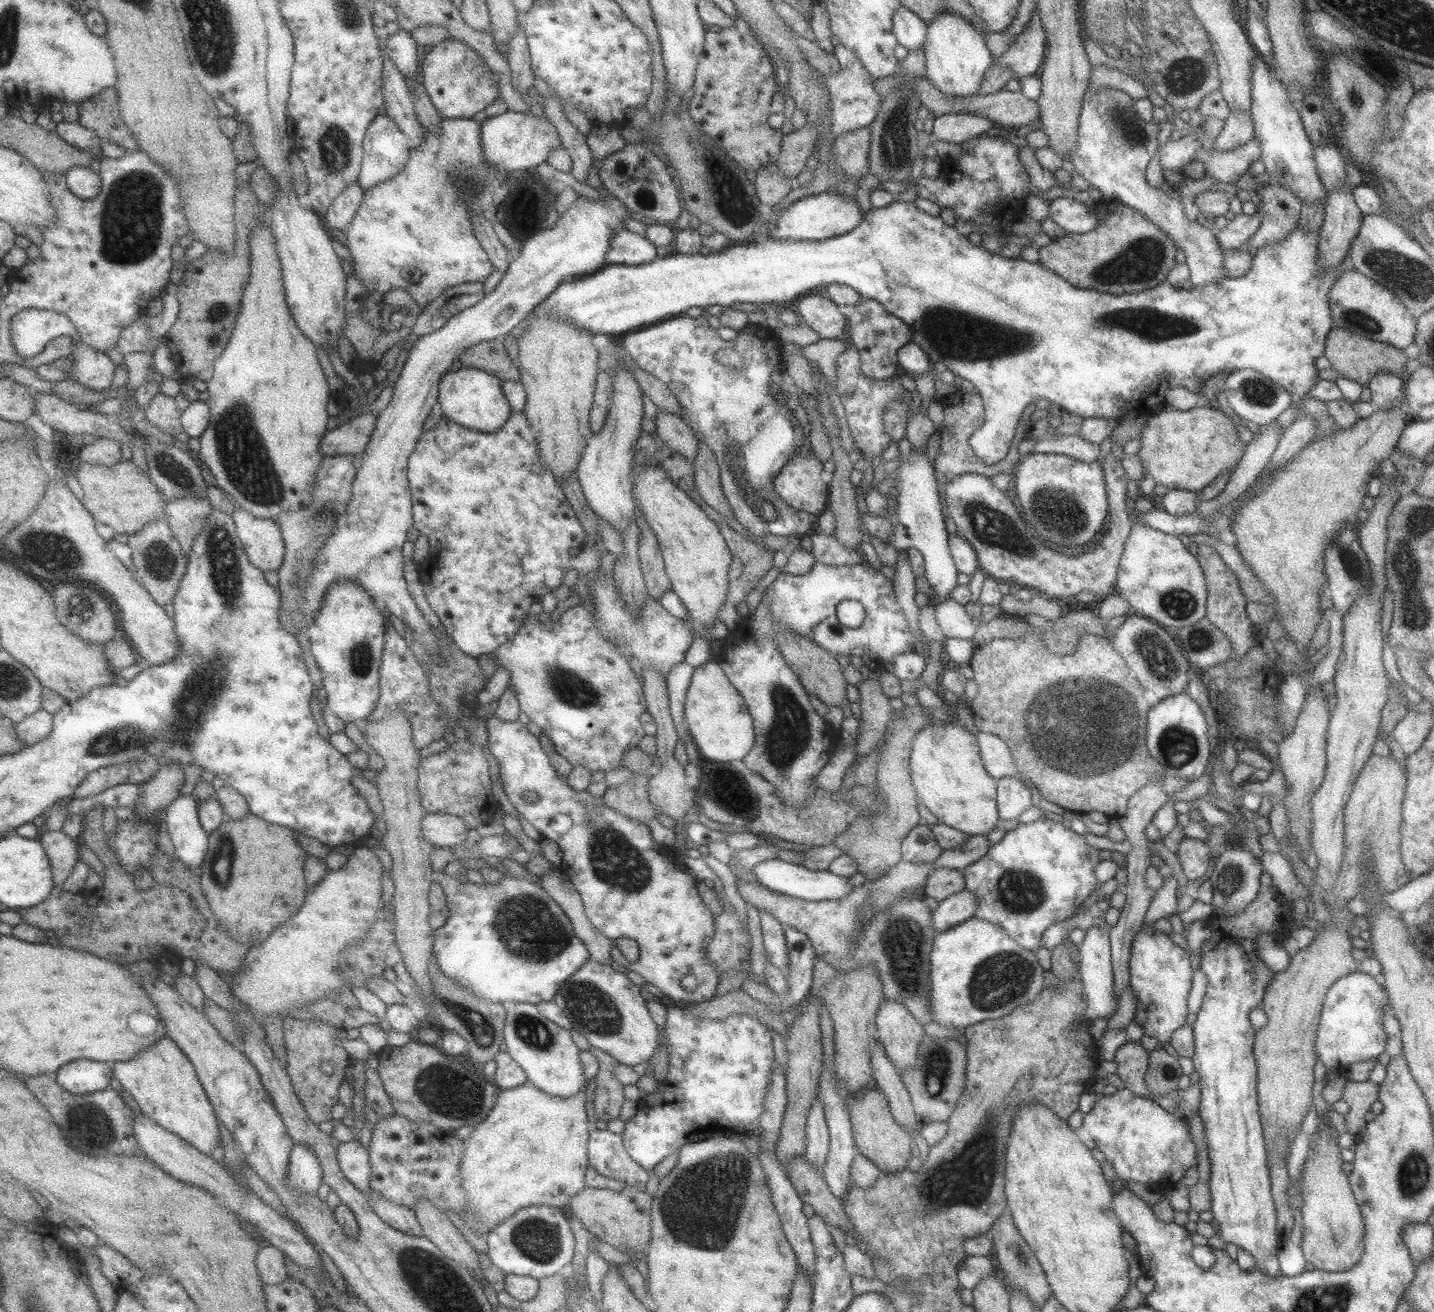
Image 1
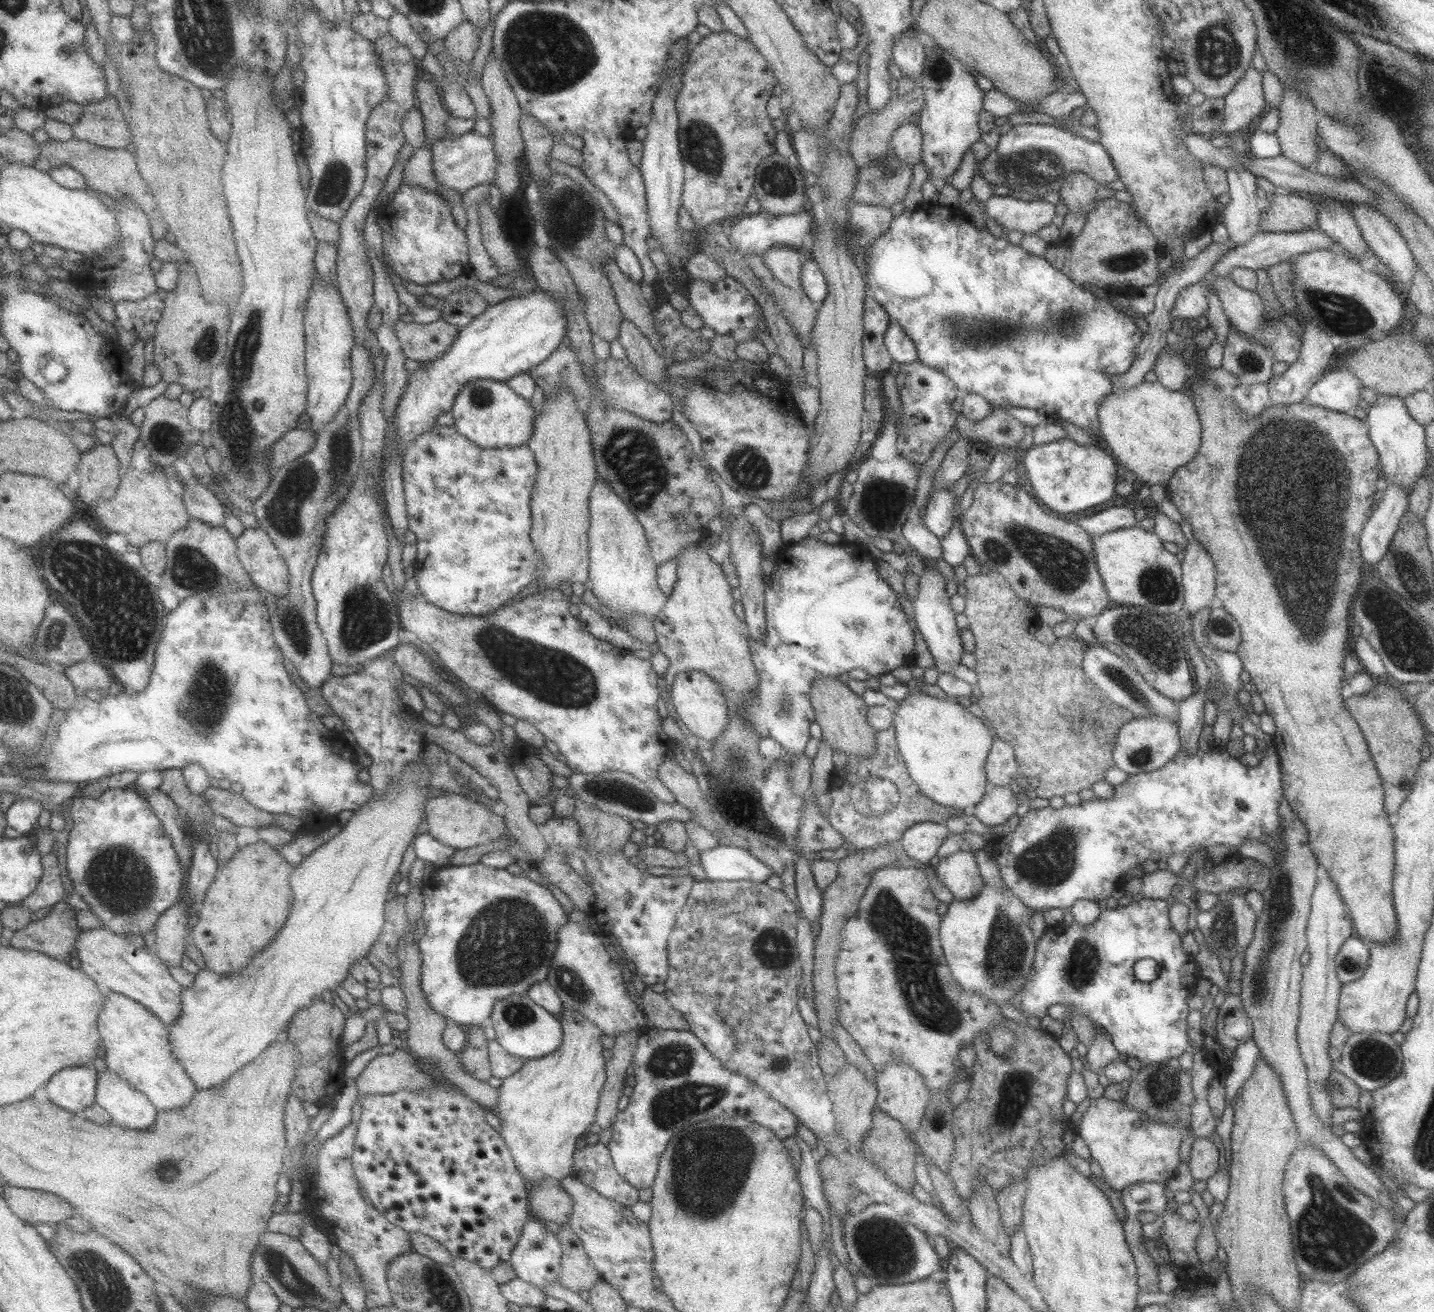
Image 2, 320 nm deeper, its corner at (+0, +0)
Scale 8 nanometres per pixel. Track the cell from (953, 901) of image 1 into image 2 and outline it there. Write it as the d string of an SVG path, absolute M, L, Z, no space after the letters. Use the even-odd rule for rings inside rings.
M958 850L940 858L934 866L936 880L947 887L954 900L975 897L984 885L973 853Z

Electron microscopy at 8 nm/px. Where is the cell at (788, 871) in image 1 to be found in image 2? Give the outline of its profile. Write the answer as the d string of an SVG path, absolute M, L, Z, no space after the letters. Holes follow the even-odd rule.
M717 845L698 854L707 880L752 880L760 883L775 873L748 850L737 846Z

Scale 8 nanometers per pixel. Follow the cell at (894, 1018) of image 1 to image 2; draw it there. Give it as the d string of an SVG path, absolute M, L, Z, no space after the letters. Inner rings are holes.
M894 1062L888 1064L883 1070L876 1071L875 1083L877 1089L875 1108L897 1120L912 1137L921 1125L921 1118L930 1099L930 1093L926 1089L923 1078L908 1064Z

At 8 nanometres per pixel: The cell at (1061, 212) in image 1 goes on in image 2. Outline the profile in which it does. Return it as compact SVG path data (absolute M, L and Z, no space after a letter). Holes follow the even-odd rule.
M991 195L984 205L989 219L1006 231L1019 231L1023 235L1036 234L1056 218L1055 205L1042 200L1029 202L1017 195Z

